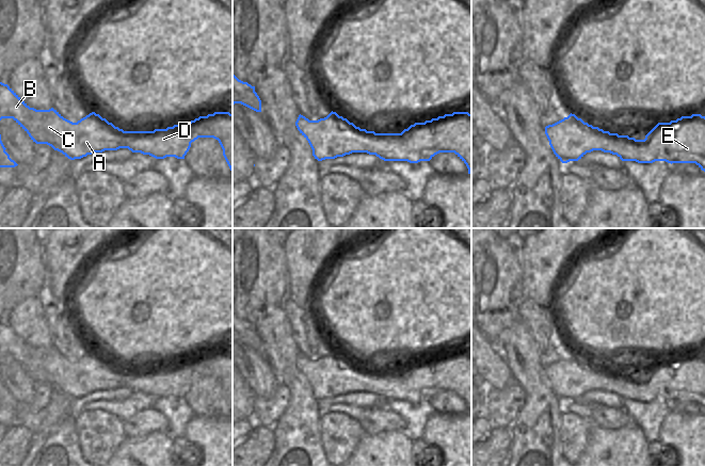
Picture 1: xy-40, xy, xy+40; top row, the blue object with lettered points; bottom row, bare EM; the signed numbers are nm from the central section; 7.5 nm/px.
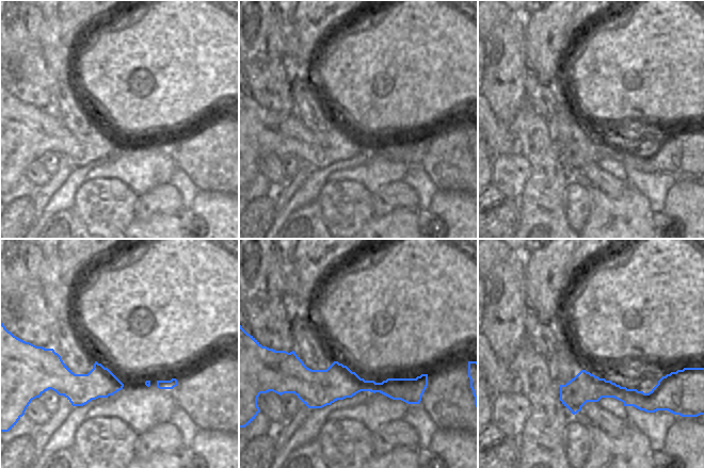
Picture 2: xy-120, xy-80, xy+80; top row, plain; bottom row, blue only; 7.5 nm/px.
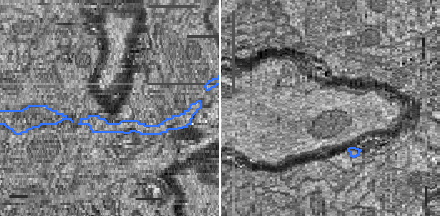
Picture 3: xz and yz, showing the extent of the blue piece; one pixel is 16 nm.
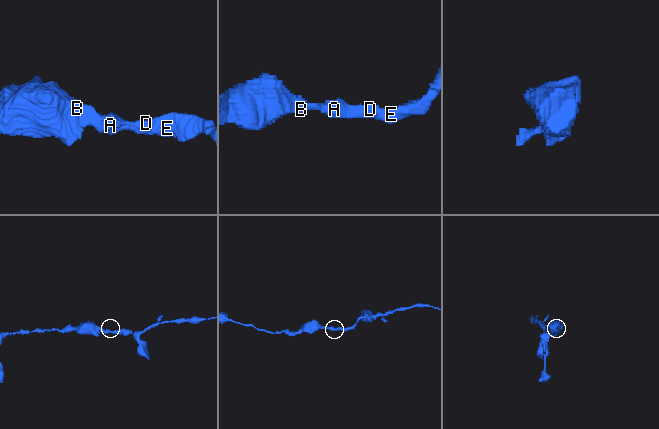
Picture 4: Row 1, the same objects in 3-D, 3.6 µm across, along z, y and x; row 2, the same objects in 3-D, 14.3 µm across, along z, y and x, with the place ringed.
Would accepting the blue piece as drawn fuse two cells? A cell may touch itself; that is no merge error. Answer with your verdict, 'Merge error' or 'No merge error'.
No merge error.

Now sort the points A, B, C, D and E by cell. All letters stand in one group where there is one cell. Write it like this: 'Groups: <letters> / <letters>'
Groups: A B C D E.

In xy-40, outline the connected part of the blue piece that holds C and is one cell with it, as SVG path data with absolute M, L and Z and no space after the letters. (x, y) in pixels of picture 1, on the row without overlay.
M0 321L0 359L2 357L13 357L33 381L47 383L70 399L81 398L94 391L119 387L128 387L132 391L149 393L156 398L166 396L185 398L192 381L198 376L213 376L219 380L233 414L233 353L229 351L214 351L207 355L199 355L190 361L180 361L166 368L124 370L95 351L90 352L77 361L73 361L64 357L53 347L49 349L30 347L7 323Z

